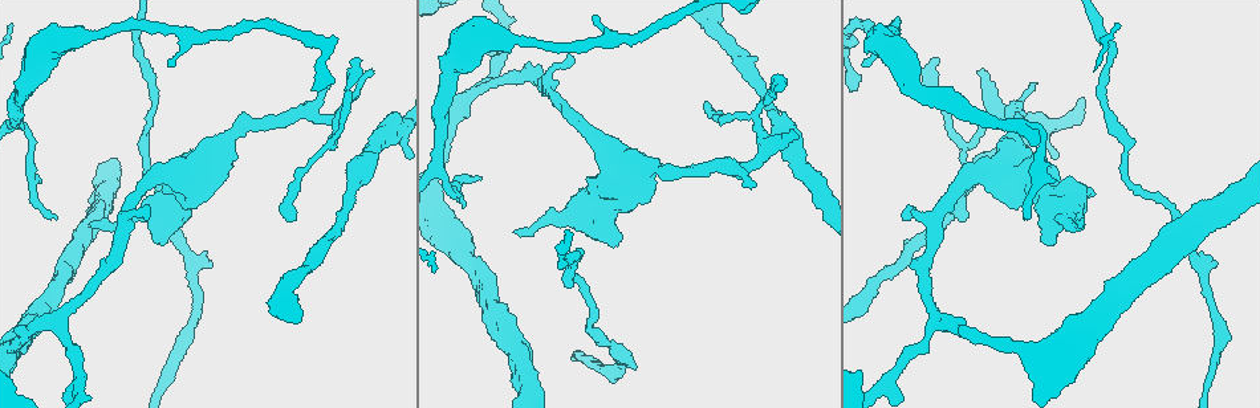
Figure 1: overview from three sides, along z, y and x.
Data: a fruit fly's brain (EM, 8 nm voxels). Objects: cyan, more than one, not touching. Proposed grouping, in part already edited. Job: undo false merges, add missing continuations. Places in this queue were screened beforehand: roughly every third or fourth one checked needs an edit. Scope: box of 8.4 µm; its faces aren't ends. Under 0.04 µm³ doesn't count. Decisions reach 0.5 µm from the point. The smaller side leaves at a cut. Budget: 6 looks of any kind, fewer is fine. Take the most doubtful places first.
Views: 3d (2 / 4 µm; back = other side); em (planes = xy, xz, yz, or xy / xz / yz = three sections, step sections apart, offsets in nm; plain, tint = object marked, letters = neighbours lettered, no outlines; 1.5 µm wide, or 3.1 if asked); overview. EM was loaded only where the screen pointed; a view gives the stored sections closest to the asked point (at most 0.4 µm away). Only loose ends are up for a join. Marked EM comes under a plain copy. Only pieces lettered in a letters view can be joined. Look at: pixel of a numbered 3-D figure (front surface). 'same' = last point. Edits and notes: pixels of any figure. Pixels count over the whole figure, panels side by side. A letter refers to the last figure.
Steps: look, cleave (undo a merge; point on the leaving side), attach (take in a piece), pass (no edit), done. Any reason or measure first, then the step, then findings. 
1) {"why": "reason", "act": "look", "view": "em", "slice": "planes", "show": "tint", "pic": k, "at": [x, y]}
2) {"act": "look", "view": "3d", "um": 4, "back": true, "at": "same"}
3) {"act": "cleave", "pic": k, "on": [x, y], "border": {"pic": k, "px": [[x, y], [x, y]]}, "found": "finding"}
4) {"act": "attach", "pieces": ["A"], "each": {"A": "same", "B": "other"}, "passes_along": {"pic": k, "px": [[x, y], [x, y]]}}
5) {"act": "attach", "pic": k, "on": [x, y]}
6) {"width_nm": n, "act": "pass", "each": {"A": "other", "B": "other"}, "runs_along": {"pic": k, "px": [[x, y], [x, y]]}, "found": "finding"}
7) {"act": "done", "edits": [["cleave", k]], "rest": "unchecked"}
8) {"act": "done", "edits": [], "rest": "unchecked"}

{"why": "an open end", "act": "look", "view": "3d", "um": 4, "pic": 1, "at": [1036, 82]}

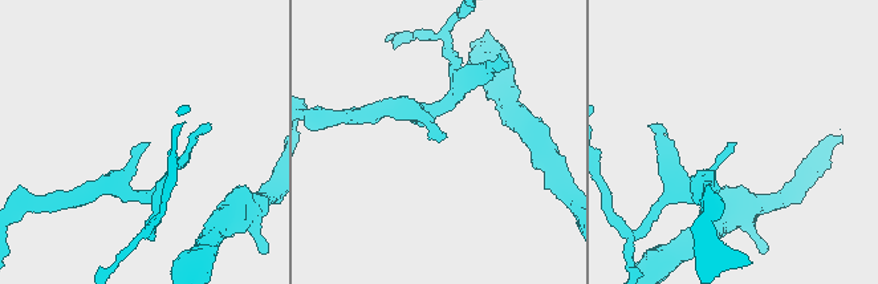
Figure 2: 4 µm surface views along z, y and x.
{"act": "look", "view": "em", "slice": "planes", "show": "letters", "pic": 2, "at": [438, 141]}

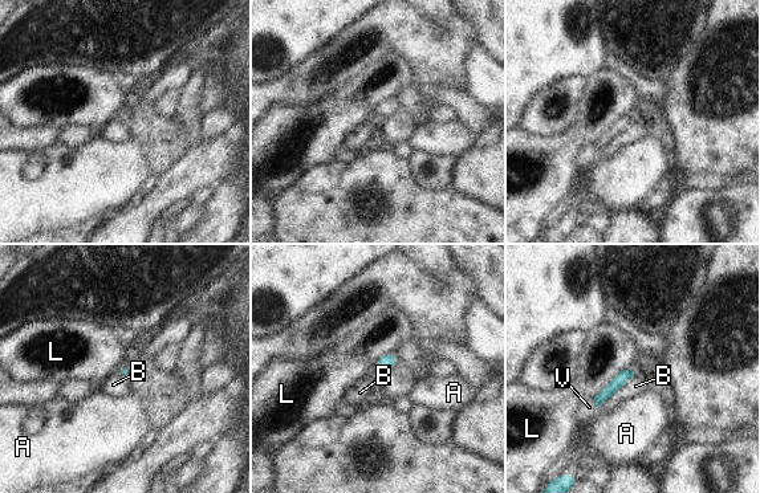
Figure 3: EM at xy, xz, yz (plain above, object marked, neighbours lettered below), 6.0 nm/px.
{"act": "pass", "each": {"A": "other", "B": "other", "L": "other", "V": "other"}, "border": {"pic": 3, "px": [[634, 370], [622, 370], [593, 396]]}, "found": "none of them fits"}

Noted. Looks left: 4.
{"why": "thin end", "act": "look", "view": "em", "slice": "planes", "show": "letters", "pic": 1, "at": [964, 218]}

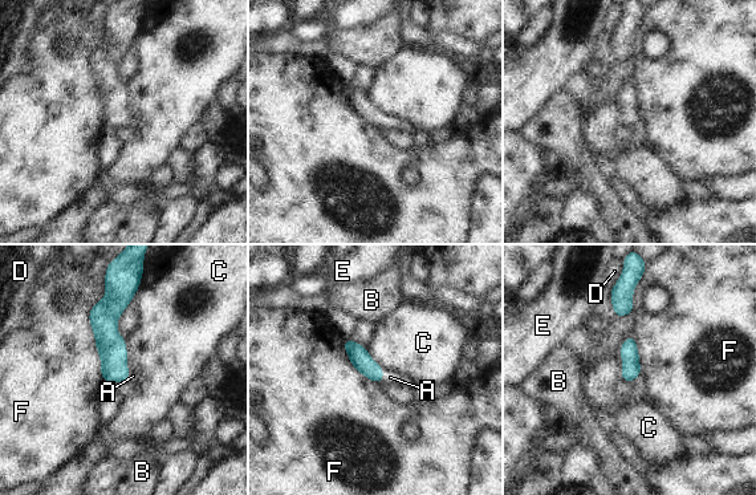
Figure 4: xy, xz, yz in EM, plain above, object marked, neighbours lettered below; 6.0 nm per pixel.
{"act": "attach", "pieces": ["A"], "each": {"A": "same", "B": "other", "C": "other", "D": "other", "E": "other", "F": "other"}, "passes_along": {"pic": 4, "px": [[358, 356], [382, 376], [390, 377]]}, "found": "the neuron continues"}

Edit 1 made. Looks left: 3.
{"why": "thick turns thin", "act": "look", "view": "em", "slice": "planes", "show": "letters", "pic": 1, "at": [662, 173]}

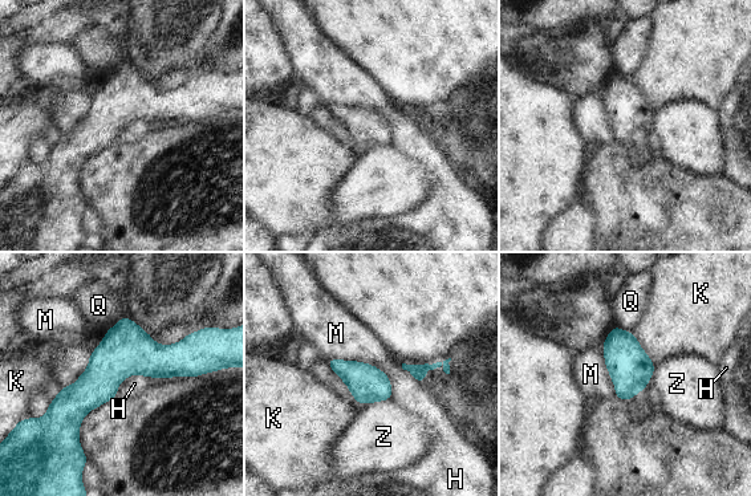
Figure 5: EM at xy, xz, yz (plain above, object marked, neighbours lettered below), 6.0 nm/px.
{"act": "pass", "each": {"H": "other", "K": "other", "M": "other", "Q": "other", "Z": "other"}, "border": {"pic": 5, "px": [[632, 332], [640, 346], [656, 365]]}, "found": "all the same neuron"}

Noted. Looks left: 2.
{"act": "done", "edits": [["attach", 4]], "rest": "unchecked"}

